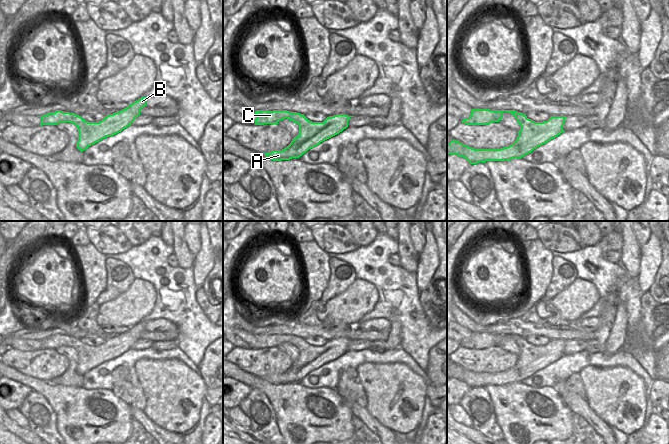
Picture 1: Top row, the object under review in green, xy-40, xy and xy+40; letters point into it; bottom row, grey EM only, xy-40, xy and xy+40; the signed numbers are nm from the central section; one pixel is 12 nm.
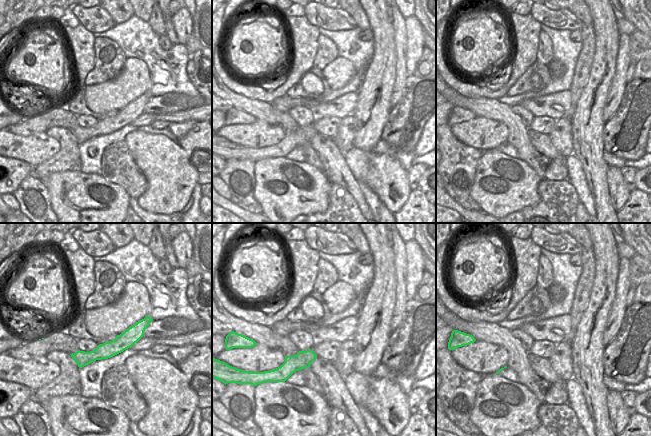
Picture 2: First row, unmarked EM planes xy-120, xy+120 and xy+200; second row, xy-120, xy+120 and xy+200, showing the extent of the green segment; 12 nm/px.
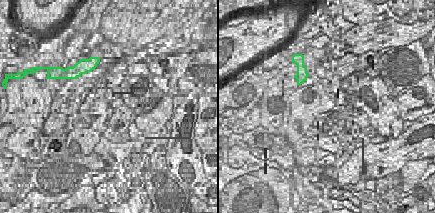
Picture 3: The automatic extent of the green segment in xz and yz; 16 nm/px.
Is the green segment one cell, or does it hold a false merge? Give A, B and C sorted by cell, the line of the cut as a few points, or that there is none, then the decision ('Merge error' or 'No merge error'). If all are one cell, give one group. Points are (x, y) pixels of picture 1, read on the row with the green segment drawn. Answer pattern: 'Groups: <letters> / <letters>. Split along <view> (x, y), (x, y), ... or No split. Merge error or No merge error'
Groups: A B C. No split. No merge error.

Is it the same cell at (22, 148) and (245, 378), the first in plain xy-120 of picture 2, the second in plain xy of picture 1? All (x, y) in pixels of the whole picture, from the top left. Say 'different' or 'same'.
different

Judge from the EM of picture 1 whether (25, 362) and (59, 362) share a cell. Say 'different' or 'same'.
same

